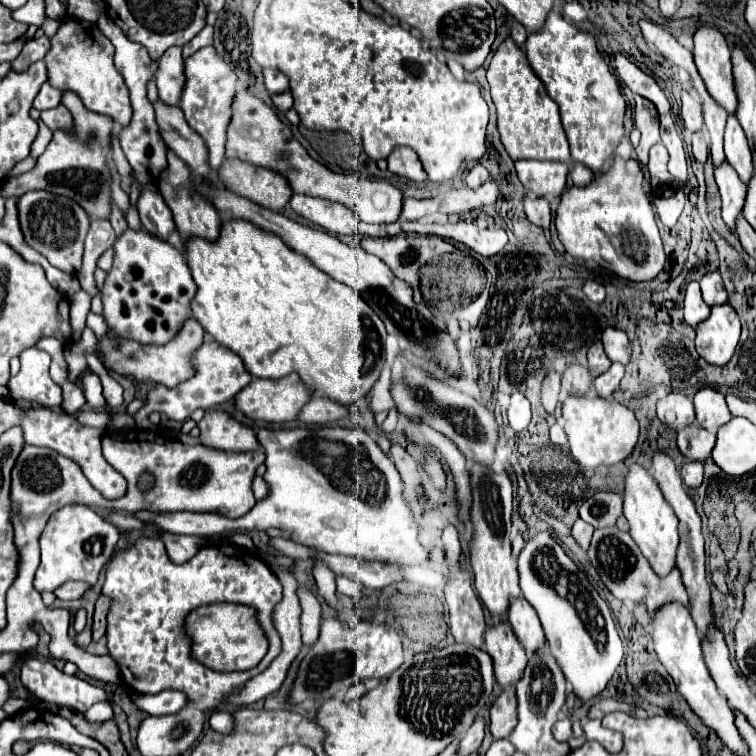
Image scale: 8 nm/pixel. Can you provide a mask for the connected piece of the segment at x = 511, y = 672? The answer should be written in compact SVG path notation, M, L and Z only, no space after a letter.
M499 620L487 628L485 650L493 658L495 678L503 688L521 680L523 668L527 666L527 656L507 620Z

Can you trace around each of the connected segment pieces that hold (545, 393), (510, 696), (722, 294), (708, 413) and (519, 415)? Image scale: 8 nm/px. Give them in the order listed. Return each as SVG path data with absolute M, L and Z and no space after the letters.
M551 370L543 380L541 400L543 400L543 406L549 408L547 412L553 412L557 402L559 402L559 384L561 384L561 374L555 372L555 370Z
M505 688L491 706L491 734L493 738L507 738L517 724L517 696L515 688Z
M707 272L699 282L701 282L703 300L709 306L725 304L727 302L727 292L725 292L725 286L723 286L723 280L721 280L719 272Z
M701 388L695 394L695 414L697 414L697 424L709 432L715 432L719 426L731 420L725 396L715 388Z
M515 392L511 396L507 416L509 416L509 426L515 432L521 432L521 430L525 430L529 426L529 422L531 422L531 406L529 406L529 400L521 392Z

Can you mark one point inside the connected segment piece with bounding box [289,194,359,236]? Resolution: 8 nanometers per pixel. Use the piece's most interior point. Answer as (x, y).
(332, 217)

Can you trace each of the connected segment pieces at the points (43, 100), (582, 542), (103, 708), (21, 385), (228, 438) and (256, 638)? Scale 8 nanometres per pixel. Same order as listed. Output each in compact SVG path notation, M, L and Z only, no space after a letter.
M45 82L45 84L41 86L41 90L39 90L39 94L37 94L35 100L33 100L33 108L37 108L37 110L55 108L55 106L61 104L61 96L63 96L61 90L57 90L57 88L53 88L53 86L49 86L49 84Z
M579 518L579 520L573 524L573 538L579 542L579 546L581 546L583 550L589 548L591 534L593 534L593 526L589 526L585 520Z
M109 701L96 703L93 708L89 708L89 710L85 712L85 718L91 720L91 722L103 722L103 720L107 720L107 718L111 718L111 716L113 716L113 710L111 710Z
M29 348L23 354L19 354L21 358L21 370L17 376L9 378L9 396L13 400L27 400L27 402L37 402L43 408L57 408L61 404L61 388L51 380L49 376L49 367L51 357L43 350L37 348Z
M223 410L205 412L203 420L199 422L199 430L203 444L209 448L247 452L259 446L253 428L243 426L239 420Z
M239 604L201 606L187 616L185 630L193 642L193 656L205 666L219 672L241 672L255 668L267 654L267 638L257 626L255 612Z

